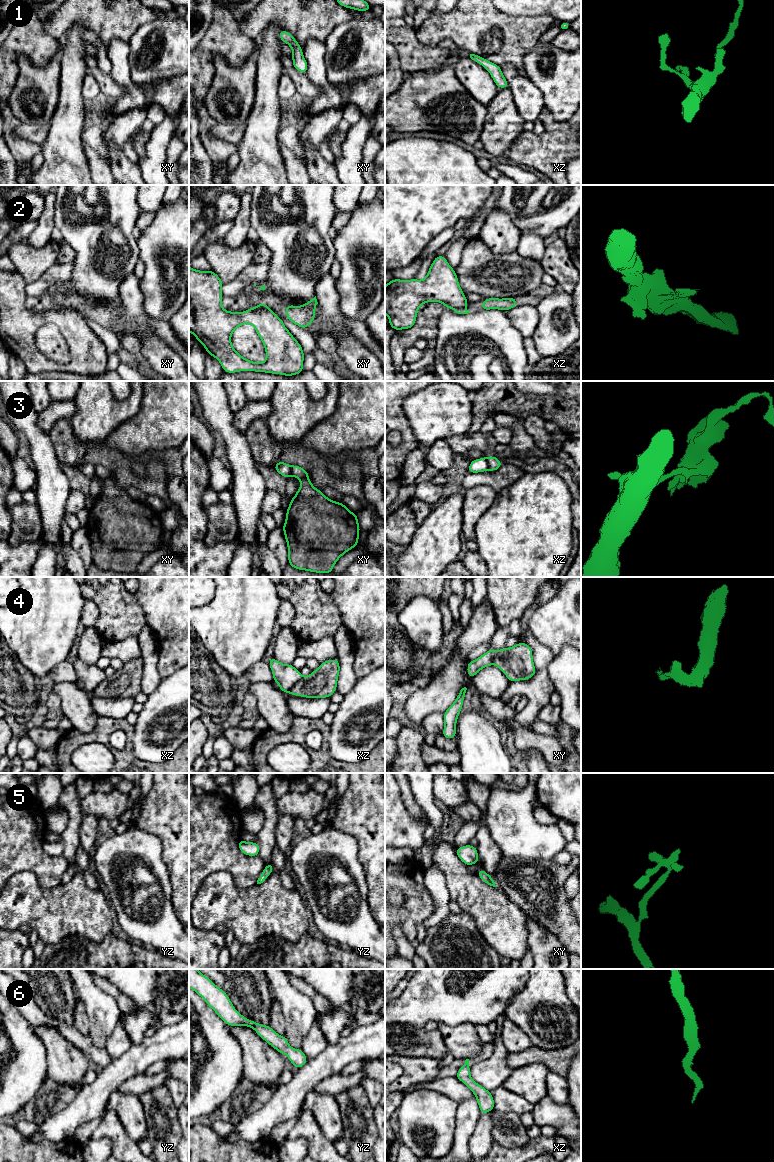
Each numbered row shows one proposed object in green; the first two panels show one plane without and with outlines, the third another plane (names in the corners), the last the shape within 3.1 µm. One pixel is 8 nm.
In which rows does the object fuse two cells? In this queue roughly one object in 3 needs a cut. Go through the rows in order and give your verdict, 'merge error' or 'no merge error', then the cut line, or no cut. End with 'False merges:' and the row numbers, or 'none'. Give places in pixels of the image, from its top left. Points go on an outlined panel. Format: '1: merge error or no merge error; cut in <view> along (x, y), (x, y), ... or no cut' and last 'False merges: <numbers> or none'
1: no merge error; no cut
2: merge error; cut in xz along (464, 307), (458, 307), (455, 310)
3: merge error; cut in xz along (485, 457), (488, 469)
4: merge error; cut in xz along (303, 677), (287, 692)
5: no merge error; no cut
6: no merge error; no cut
False merges: 2, 3, 4

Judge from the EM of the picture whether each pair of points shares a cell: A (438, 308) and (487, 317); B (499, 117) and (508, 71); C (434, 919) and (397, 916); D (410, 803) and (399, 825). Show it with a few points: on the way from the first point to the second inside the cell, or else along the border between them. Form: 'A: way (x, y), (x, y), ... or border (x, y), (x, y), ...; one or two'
A: border (445, 308), (439, 319), (438, 332); two
B: border (508, 88), (517, 110); two
C: border (431, 895), (434, 901), (434, 911), (421, 923); two
D: border (399, 787), (407, 811), (426, 823); two

